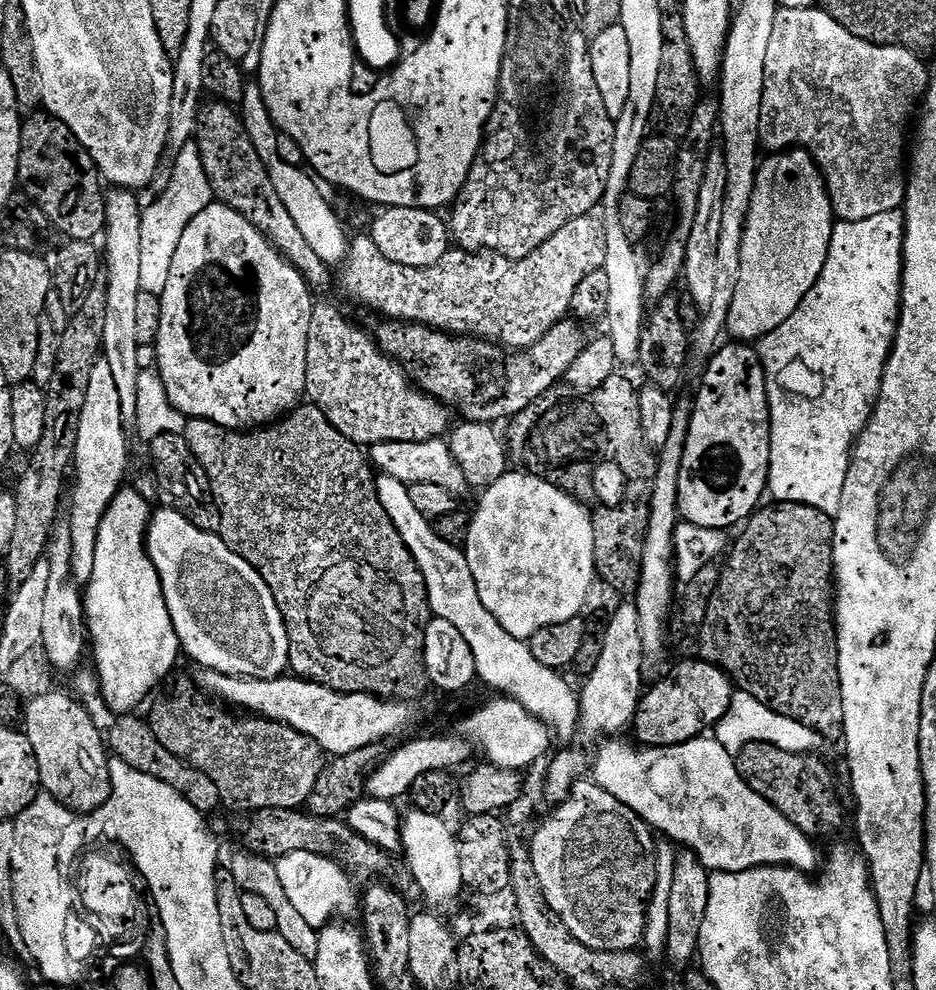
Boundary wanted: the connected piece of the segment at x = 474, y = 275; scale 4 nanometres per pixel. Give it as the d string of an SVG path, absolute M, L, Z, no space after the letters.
M589 214L574 218L574 222L566 222L566 226L558 230L558 234L546 239L529 257L521 260L511 260L500 253L487 250L465 250L456 246L445 256L438 258L434 266L398 266L398 262L390 262L377 252L371 235L364 234L349 243L342 271L345 290L354 299L385 312L385 317L428 325L457 336L477 337L493 345L505 344L508 350L523 350L534 346L534 342L538 342L559 320L571 313L578 282L582 282L586 274L594 274L603 269L606 250L604 221L599 215Z

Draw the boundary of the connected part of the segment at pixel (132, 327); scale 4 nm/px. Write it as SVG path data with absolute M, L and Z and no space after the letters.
M109 189L105 193L104 213L105 229L102 233L104 250L102 260L108 263L106 283L106 331L102 333L104 346L102 359L110 362L110 371L114 374L114 383L118 386L118 398L122 404L121 415L125 421L132 422L136 418L138 404L138 378L141 368L138 356L142 347L137 341L136 305L140 291L142 251L142 206L131 189Z

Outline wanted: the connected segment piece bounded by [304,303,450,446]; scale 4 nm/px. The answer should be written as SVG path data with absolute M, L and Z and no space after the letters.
M317 303L312 309L310 330L308 331L308 337L306 338L306 386L304 387L304 391L307 399L312 399L309 401L311 401L315 407L320 408L322 414L326 414L328 421L331 422L341 434L361 446L392 442L426 442L428 439L443 437L450 428L450 423L448 424L448 413L450 413L449 406L439 402L432 396L428 396L427 393L421 392L414 383L410 382L409 376L404 369L402 369L395 360L392 360L391 357L380 350L379 345L369 333L367 336L358 325L351 324L351 322L348 321L347 318L332 304Z

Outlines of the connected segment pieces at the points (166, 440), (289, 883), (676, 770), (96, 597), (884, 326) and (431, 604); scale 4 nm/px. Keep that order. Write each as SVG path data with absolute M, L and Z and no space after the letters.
M164 433L150 441L152 464L156 467L156 496L163 507L182 514L182 518L203 532L216 532L220 526L220 511L212 493L206 470L194 458L183 434Z
M295 852L281 856L275 861L275 865L278 870L278 879L282 881L282 887L286 890L286 898L290 898L298 914L302 914L302 918L306 918L306 922L310 922L310 926L314 926L317 930L329 923L335 917L332 916L335 912L340 915L337 917L348 918L344 916L357 911L358 892L356 894L355 886L357 885L353 877L345 872L339 862L331 860L329 856Z
M612 738L609 744L600 748L596 765L591 765L590 776L599 788L604 788L618 802L630 806L648 827L657 833L665 832L669 841L696 853L701 862L712 872L745 872L751 868L787 866L797 872L812 874L821 867L822 859L816 853L811 839L798 826L785 818L762 794L750 790L750 786L740 777L736 762L725 745L714 738L687 740L685 744L675 744L669 748L631 748L620 738Z
M121 487L102 518L98 546L94 550L94 572L82 592L90 660L92 656L96 663L98 696L116 716L135 713L136 707L182 656L158 572L148 557L146 533L150 507L142 493L128 487Z
M900 212L878 214L874 218L866 218L862 222L839 221L832 230L826 266L822 266L822 274L810 290L810 294L806 294L806 298L800 303L798 310L794 310L794 314L790 314L790 318L786 318L786 322L782 322L782 326L778 326L778 330L766 334L758 341L760 361L764 367L764 377L768 387L768 409L772 423L768 492L770 496L773 496L771 498L773 501L814 506L833 518L840 513L842 490L846 486L848 467L852 465L852 450L864 432L864 427L868 425L872 411L876 409L876 401L880 399L884 367L888 365L888 355L892 353L892 343L896 340L896 327L900 321L900 279L903 273L904 217Z
M385 475L376 476L378 502L382 502L382 510L390 514L390 522L394 522L394 530L406 542L406 550L411 552L418 570L422 570L422 578L426 582L428 607L431 615L437 620L450 622L466 638L466 646L474 654L474 666L479 683L489 684L497 688L509 700L517 700L531 716L539 716L542 723L557 737L568 740L577 735L580 723L580 701L577 693L563 680L561 673L555 668L542 666L538 658L528 650L525 641L515 640L502 626L498 626L498 618L482 606L482 598L478 598L478 586L474 586L474 578L470 574L470 562L464 556L463 548L450 546L450 542L442 542L432 528L432 521L422 516L414 506L408 493L409 485L397 478Z

